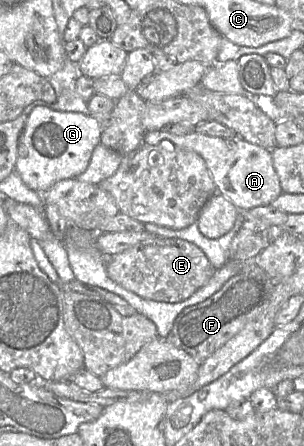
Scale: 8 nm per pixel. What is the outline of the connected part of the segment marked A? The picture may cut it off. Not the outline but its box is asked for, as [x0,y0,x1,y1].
[143,130,283,212]

